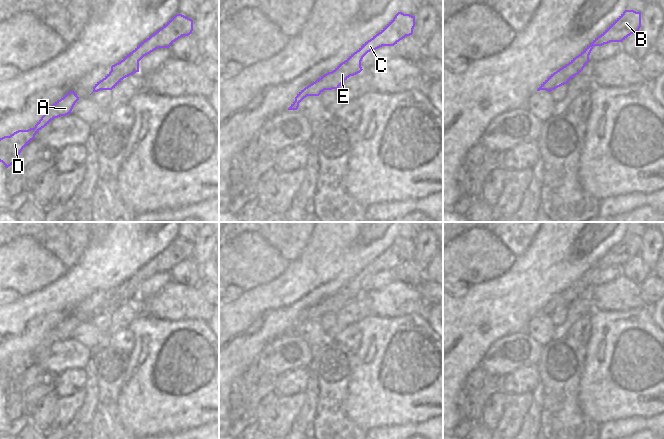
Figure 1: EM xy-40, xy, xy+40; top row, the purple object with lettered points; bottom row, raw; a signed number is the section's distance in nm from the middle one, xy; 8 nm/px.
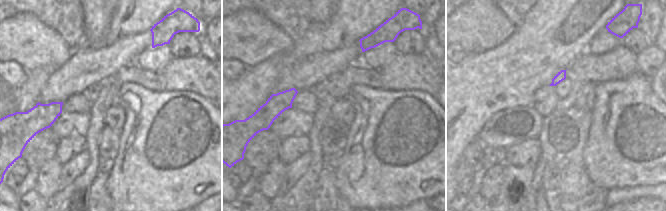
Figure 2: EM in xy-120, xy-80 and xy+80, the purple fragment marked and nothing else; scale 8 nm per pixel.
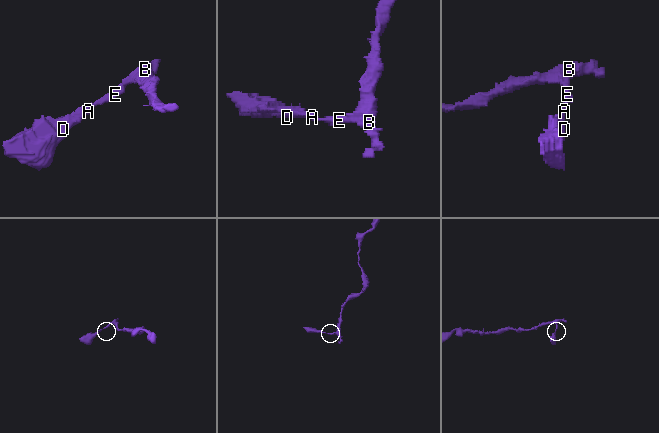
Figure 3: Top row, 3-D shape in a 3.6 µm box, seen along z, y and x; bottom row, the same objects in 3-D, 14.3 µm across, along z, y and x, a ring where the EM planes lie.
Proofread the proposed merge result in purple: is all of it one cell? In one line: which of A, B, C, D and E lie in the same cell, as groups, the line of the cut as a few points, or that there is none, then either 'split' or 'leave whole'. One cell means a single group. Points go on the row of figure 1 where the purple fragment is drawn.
groups A B C D E; cut none; leave whole

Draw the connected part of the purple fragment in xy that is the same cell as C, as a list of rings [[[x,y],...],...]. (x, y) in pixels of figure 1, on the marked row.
[[[398,12],[378,34],[365,42],[332,72],[324,74],[301,90],[288,110],[297,110],[299,103],[307,96],[319,96],[324,90],[337,90],[350,76],[363,70],[361,61],[368,52],[382,46],[394,46],[406,36],[412,35],[414,27],[415,16]]]

